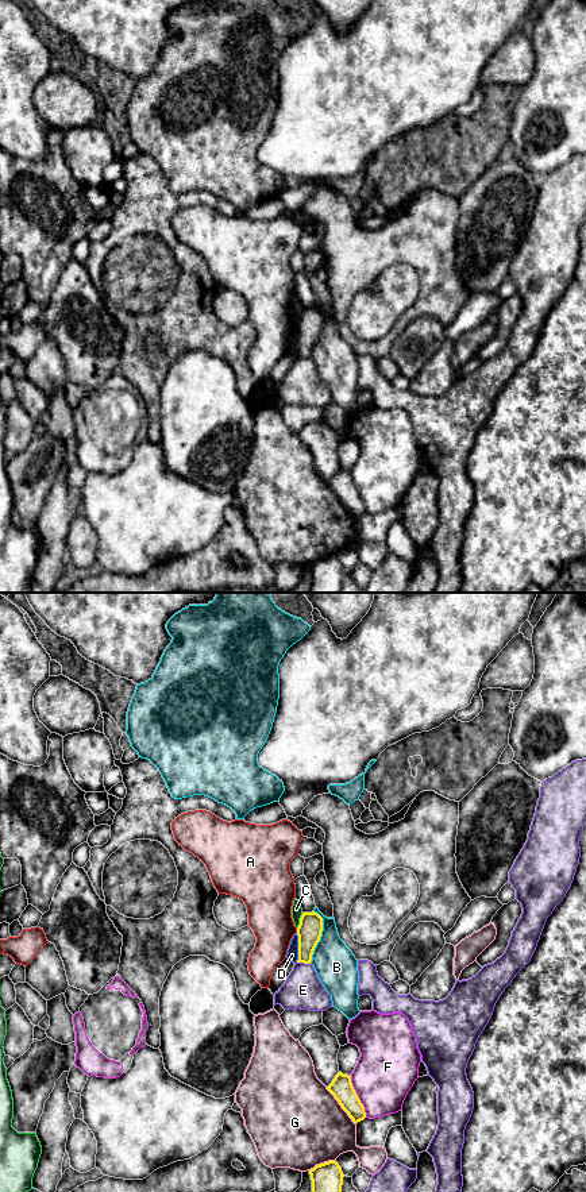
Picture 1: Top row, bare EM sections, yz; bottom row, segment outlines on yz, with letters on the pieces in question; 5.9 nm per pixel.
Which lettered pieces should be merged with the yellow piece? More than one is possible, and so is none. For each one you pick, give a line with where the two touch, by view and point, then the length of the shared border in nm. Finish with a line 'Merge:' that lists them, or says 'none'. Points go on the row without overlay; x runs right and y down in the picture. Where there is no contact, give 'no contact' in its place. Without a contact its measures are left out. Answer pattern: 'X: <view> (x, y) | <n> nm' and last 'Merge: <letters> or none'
Merge: none

